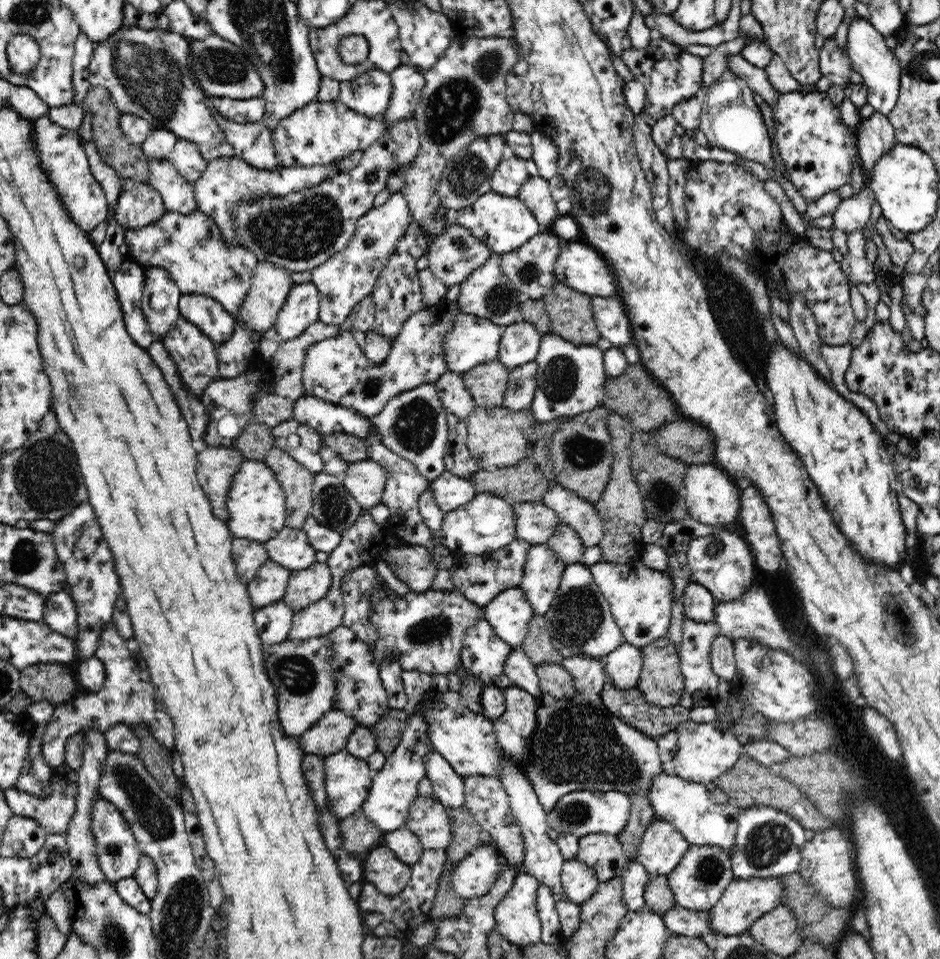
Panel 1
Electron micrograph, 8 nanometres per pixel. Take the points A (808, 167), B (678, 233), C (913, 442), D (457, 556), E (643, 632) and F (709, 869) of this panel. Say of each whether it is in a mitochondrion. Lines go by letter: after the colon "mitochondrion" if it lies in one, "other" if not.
A: other
B: other
C: other
D: other
E: other
F: mitochondrion

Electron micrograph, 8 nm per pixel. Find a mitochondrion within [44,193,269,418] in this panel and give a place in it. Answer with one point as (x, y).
(190, 358)

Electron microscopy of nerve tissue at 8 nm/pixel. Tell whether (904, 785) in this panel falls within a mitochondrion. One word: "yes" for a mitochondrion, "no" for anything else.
no

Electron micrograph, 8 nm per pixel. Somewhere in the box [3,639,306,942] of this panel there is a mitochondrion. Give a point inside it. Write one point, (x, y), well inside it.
(158, 823)

